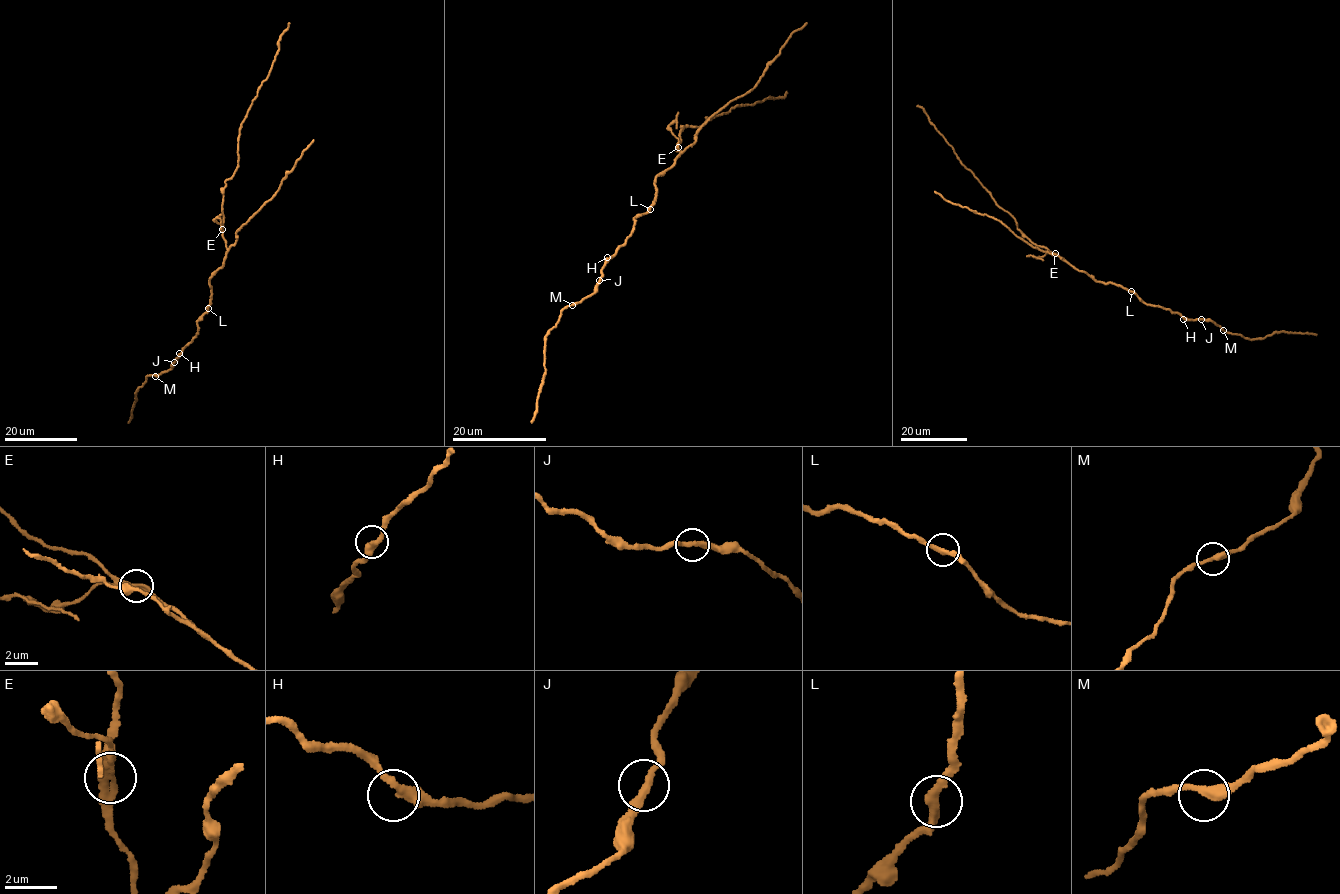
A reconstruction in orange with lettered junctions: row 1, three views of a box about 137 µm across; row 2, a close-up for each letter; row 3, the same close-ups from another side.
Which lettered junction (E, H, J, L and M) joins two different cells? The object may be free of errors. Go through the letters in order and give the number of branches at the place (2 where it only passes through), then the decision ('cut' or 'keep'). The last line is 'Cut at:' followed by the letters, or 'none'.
E: 2 branches meet; cut
H: 2 branches meet; keep
J: 2 branches meet; keep
L: 2 branches meet; keep
M: 2 branches meet; keep
Cut at: E

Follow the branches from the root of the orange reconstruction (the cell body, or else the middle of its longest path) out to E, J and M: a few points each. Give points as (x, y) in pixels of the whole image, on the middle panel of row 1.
E: (664, 171), (681, 152), (677, 148)
J: (664, 171), (655, 178), (656, 201), (648, 212), (634, 219), (633, 231), (606, 263), (599, 280)
M: (664, 171), (655, 178), (656, 201), (648, 212), (634, 219), (633, 231), (606, 263), (597, 290), (572, 305)

